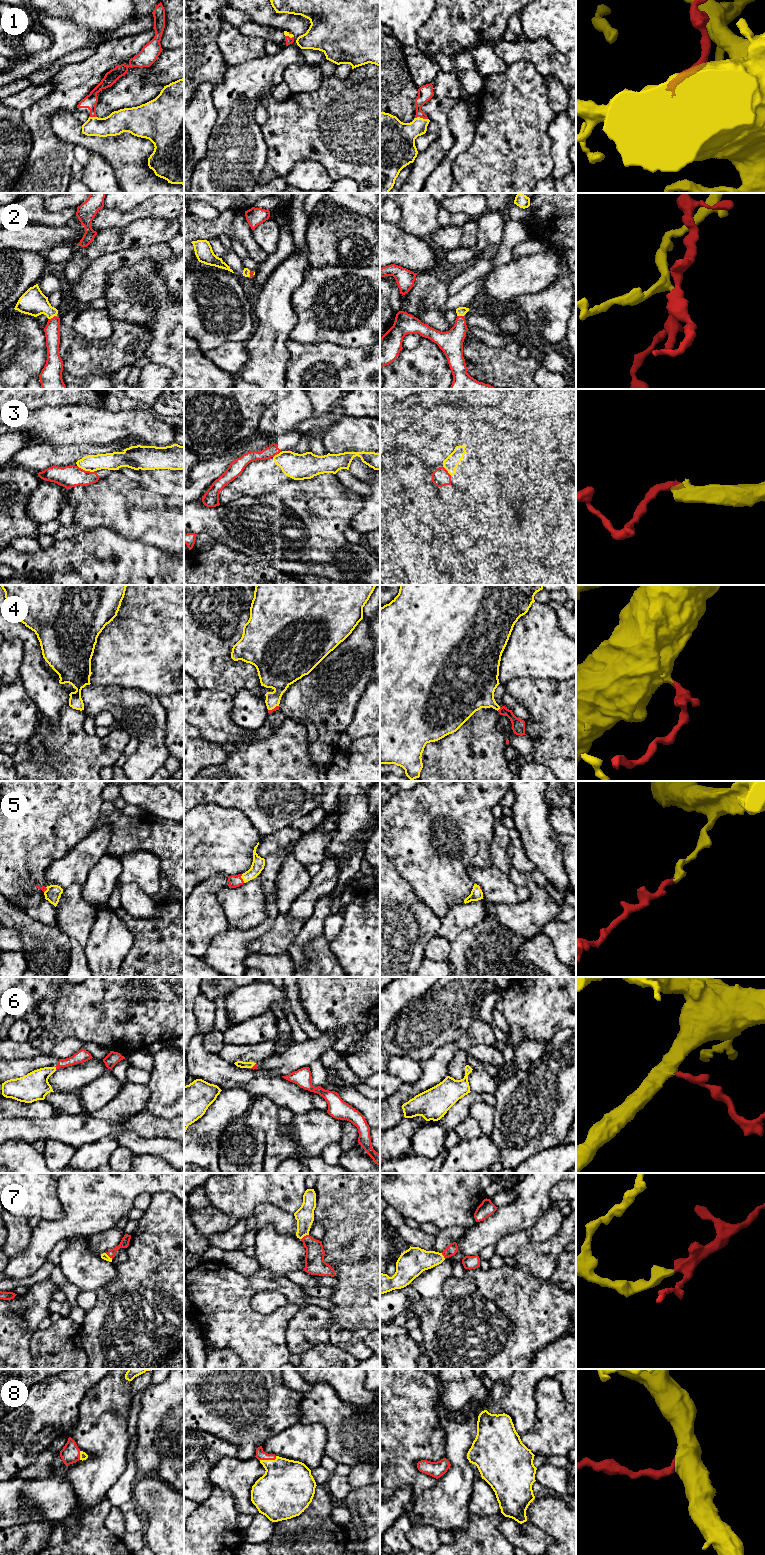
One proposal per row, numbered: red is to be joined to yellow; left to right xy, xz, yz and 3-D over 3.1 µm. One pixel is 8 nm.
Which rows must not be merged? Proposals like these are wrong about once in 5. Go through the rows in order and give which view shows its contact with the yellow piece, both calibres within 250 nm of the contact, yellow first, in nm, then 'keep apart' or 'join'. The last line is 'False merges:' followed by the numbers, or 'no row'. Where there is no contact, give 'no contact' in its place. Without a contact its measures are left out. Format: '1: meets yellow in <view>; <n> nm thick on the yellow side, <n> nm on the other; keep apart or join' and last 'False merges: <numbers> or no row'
1: meets yellow in yz; 280 nm thick on the yellow side, 120 nm on the other; join
2: meets yellow in xy; 220 nm thick on the yellow side, 130 nm on the other; join
3: meets yellow in xy; 140 nm thick on the yellow side, 180 nm on the other; keep apart
4: meets yellow in yz; 320 nm thick on the yellow side, 110 nm on the other; join
5: meets yellow in xz; 100 nm thick on the yellow side, 100 nm on the other; join
6: meets yellow in xz; 60 nm thick on the yellow side, 40 nm on the other; join
7: meets yellow in xz; 150 nm thick on the yellow side, 160 nm on the other; join
8: meets yellow in xz; 400 nm thick on the yellow side, 80 nm on the other; join
False merges: 3

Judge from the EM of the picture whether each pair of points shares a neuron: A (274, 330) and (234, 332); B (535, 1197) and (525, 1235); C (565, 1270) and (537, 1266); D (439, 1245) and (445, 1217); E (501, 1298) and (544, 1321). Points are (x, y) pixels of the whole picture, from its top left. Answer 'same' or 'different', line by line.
A: different
B: different
C: different
D: different
E: same

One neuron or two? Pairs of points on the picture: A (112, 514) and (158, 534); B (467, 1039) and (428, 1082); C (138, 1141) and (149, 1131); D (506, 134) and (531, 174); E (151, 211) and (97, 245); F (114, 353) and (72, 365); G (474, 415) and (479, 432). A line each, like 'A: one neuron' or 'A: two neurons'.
A: one neuron
B: one neuron
C: two neurons
D: one neuron
E: two neurons
F: one neuron
G: two neurons

